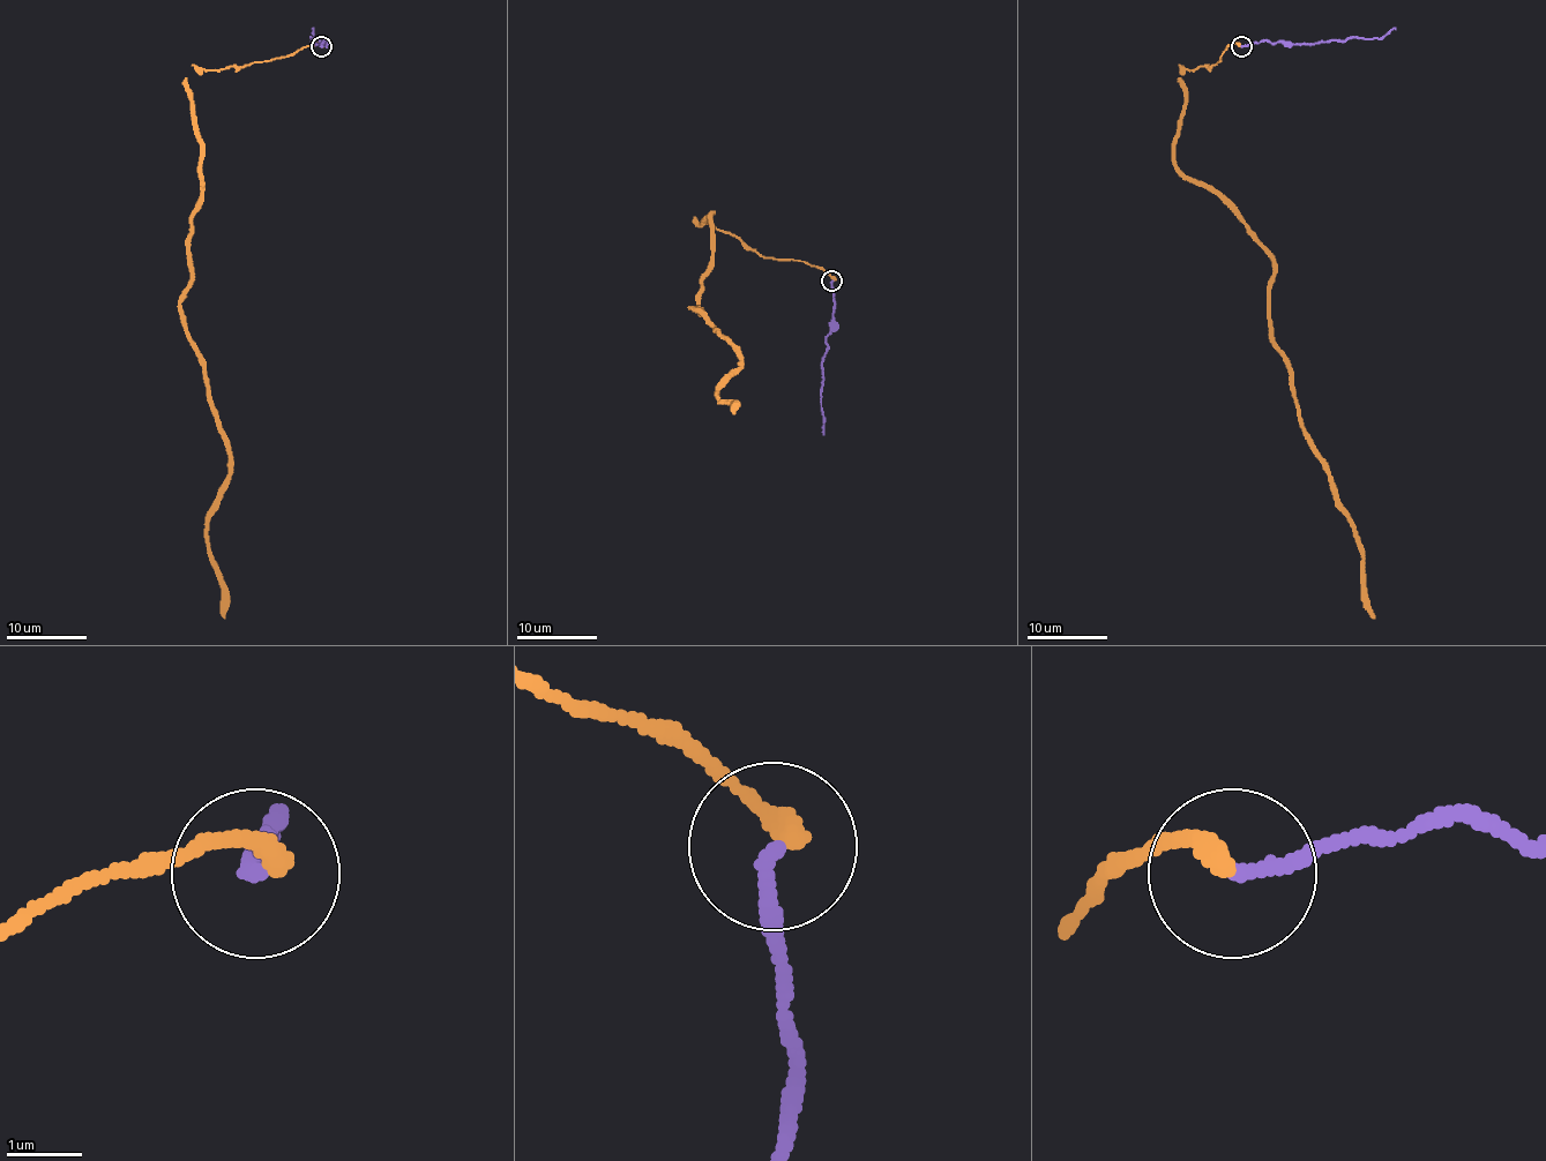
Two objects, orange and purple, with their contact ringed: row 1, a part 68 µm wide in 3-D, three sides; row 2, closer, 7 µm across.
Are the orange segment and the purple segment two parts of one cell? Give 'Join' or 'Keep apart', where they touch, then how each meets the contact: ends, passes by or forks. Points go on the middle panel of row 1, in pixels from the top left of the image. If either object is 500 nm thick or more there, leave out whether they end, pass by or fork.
Keep apart. Place: (831, 281). At the ring orange ends. At the ring purple ends

